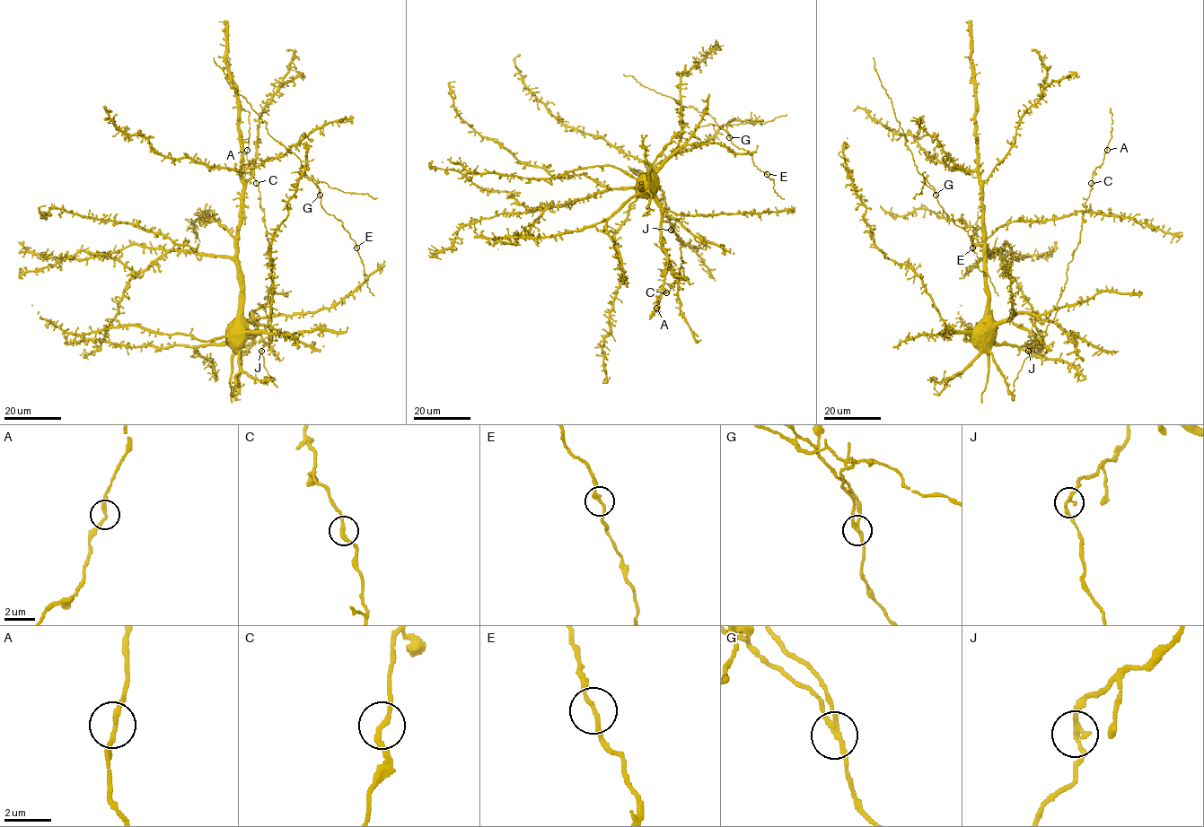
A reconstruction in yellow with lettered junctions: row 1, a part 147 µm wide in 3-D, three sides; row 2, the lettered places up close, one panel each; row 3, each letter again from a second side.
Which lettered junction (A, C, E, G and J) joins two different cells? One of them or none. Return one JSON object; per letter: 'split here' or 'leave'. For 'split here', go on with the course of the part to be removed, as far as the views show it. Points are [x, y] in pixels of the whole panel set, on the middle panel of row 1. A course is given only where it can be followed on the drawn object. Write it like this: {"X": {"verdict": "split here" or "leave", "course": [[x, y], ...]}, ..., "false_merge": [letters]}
{"A": {"verdict": "leave"}, "C": {"verdict": "leave"}, "E": {"verdict": "leave"}, "G": {"verdict": "split here", "course": [[729, 137], [726, 127], [730, 124], [764, 124], [786, 114]]}, "J": {"verdict": "leave"}, "false_merge": ["G"]}

